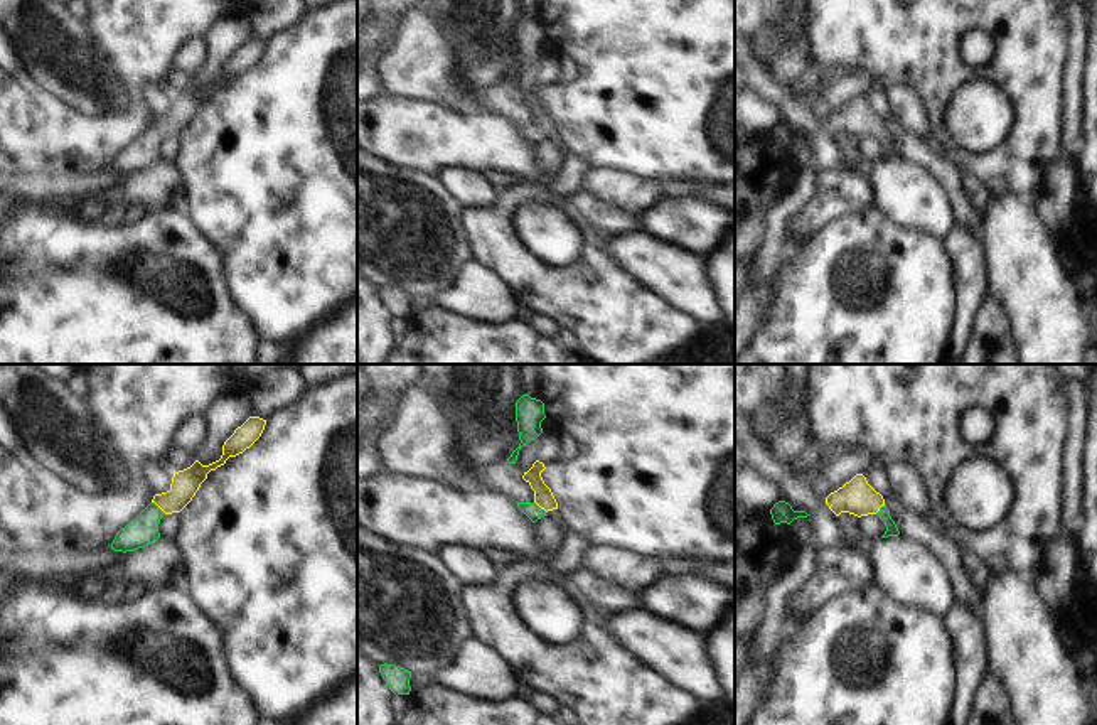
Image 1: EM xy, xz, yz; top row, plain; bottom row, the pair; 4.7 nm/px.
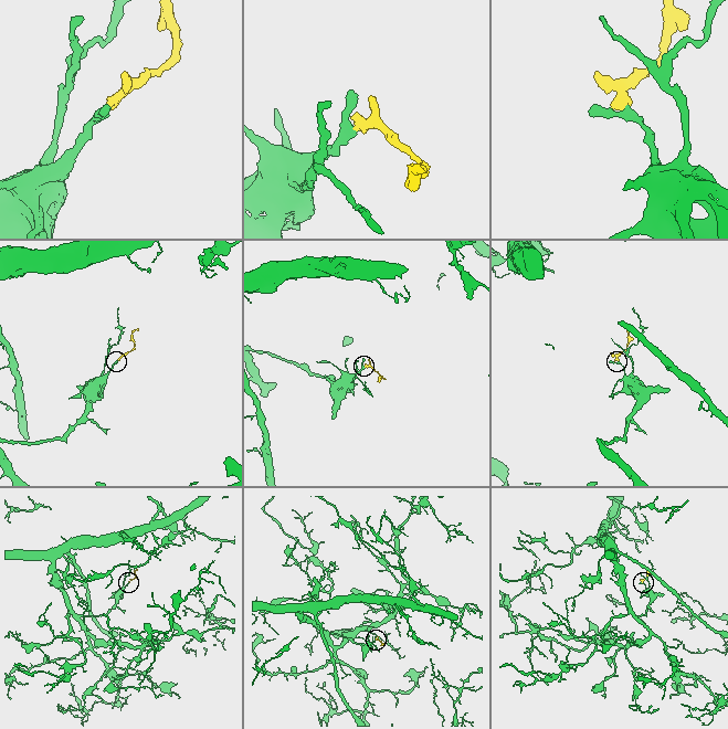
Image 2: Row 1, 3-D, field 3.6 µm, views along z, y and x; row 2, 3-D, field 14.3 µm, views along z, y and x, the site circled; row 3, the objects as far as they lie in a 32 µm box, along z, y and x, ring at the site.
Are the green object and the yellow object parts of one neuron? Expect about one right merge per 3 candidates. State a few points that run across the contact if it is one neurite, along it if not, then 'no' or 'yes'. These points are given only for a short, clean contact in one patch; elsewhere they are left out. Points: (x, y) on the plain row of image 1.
line xy (144, 152), (157, 128), (165, 125), (186, 105); yes

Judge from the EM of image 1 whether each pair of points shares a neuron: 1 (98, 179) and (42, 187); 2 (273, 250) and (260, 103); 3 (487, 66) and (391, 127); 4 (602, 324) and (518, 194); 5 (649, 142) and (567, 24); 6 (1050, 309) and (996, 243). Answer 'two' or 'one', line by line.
1: one
2: one
3: two
4: one
5: one
6: one

